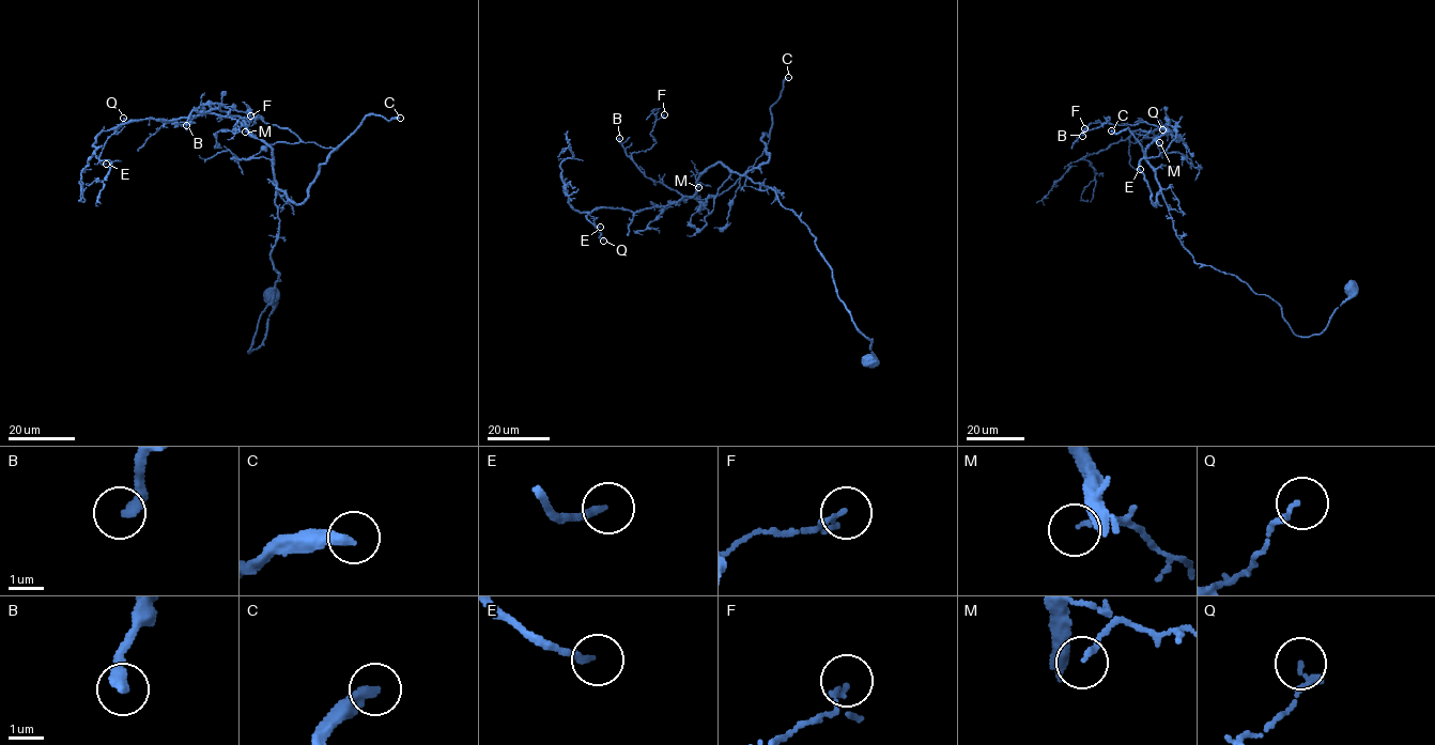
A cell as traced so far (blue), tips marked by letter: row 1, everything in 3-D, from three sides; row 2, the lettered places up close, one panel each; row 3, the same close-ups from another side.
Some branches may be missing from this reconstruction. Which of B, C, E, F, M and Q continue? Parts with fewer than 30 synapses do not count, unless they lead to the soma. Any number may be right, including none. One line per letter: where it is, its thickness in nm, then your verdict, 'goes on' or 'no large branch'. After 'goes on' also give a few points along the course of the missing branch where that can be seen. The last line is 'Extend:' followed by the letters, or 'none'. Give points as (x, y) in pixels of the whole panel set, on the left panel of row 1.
B: (186, 125) | 340 nm | no large branch
C: (400, 118) | 360 nm | goes on
E: (106, 164) | 180 nm | no large branch
F: (250, 115) | 130 nm | no large branch
M: (245, 132) | 140 nm | no large branch
Q: (123, 118) | 110 nm | no large branch
Extend: C

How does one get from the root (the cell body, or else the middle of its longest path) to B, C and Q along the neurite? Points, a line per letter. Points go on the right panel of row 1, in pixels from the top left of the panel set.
B: (1354, 289), (1324, 330), (1296, 335), (1276, 301), (1182, 244), (1144, 155), (1166, 128), (1093, 122), (1082, 136)
C: (1354, 289), (1324, 330), (1296, 335), (1276, 301), (1194, 262), (1163, 195), (1152, 202), (1140, 144), (1111, 130)
Q: (1354, 289), (1324, 330), (1300, 337), (1276, 301), (1194, 262), (1144, 155), (1167, 129), (1129, 140), (1162, 129)

